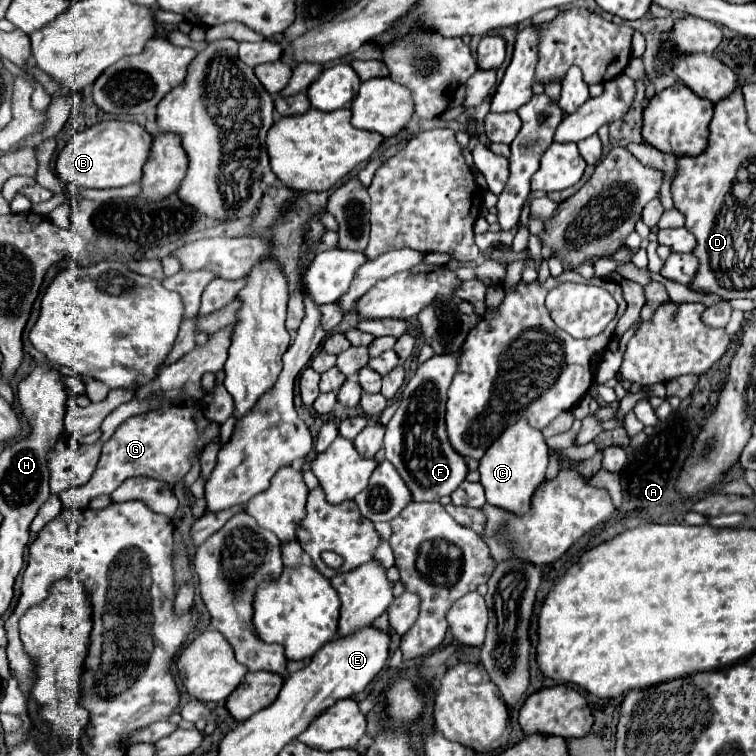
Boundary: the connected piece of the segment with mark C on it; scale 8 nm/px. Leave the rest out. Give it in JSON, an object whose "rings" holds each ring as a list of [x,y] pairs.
{"rings":[[[525,418],[509,424],[501,436],[489,446],[485,456],[479,460],[481,484],[485,488],[487,502],[493,506],[509,508],[509,512],[525,514],[533,490],[543,482],[549,464],[549,446],[541,430],[533,428]]]}

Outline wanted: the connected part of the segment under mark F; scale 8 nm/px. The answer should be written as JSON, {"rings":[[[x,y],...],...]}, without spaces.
{"rings":[[[461,350],[453,354],[435,354],[419,364],[413,378],[401,392],[401,404],[385,430],[385,458],[397,468],[407,484],[413,502],[435,502],[449,496],[467,476],[467,462],[449,448],[445,432],[447,388],[457,372]]]}

